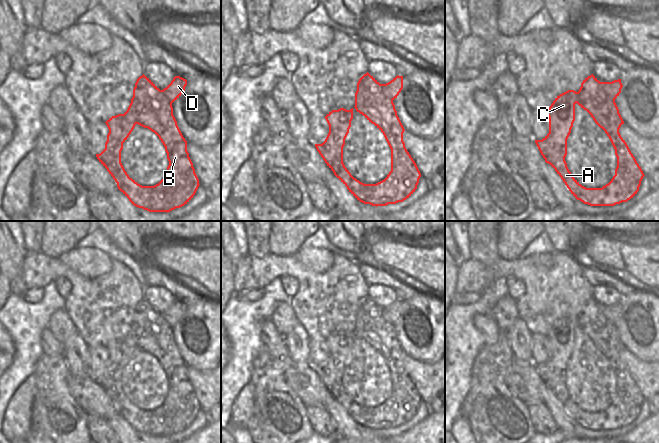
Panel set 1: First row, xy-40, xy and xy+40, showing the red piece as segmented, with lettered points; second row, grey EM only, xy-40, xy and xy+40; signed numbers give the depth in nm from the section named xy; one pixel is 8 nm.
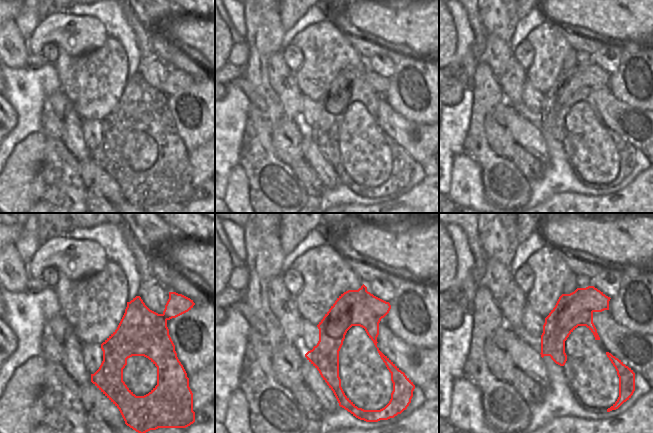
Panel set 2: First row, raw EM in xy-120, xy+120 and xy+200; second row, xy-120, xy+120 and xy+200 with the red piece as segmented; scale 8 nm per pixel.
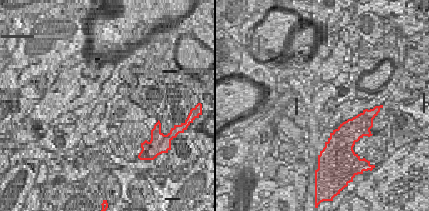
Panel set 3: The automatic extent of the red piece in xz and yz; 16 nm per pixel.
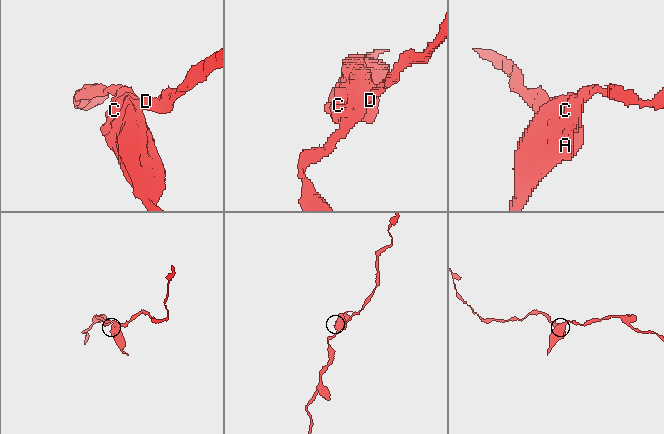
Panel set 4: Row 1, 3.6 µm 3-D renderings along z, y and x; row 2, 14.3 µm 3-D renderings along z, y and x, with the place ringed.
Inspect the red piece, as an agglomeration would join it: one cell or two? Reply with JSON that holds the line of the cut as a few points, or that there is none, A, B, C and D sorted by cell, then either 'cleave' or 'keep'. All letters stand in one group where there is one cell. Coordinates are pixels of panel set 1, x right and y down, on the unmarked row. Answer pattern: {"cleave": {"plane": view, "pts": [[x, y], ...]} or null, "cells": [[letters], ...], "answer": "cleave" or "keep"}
{"cleave": {"plane": "xy+40", "pts": [[602, 306], [602, 312], [614, 324]]}, "cells": [["A", "B", "C"], ["D"]], "answer": "cleave"}

